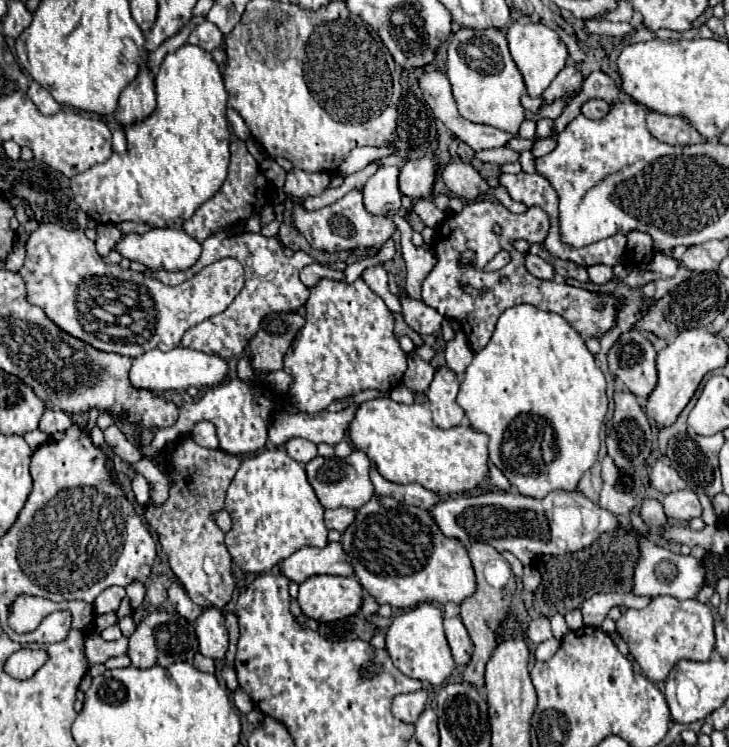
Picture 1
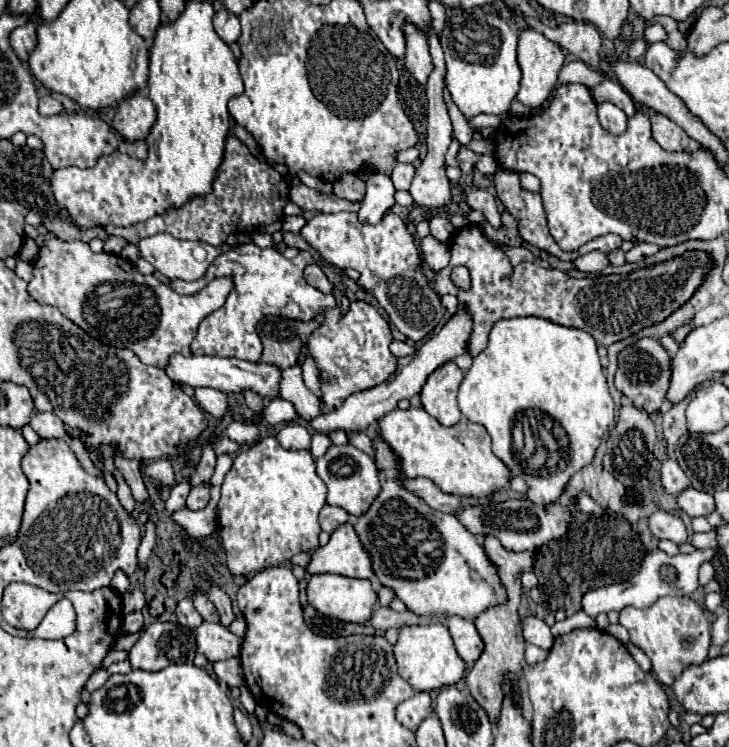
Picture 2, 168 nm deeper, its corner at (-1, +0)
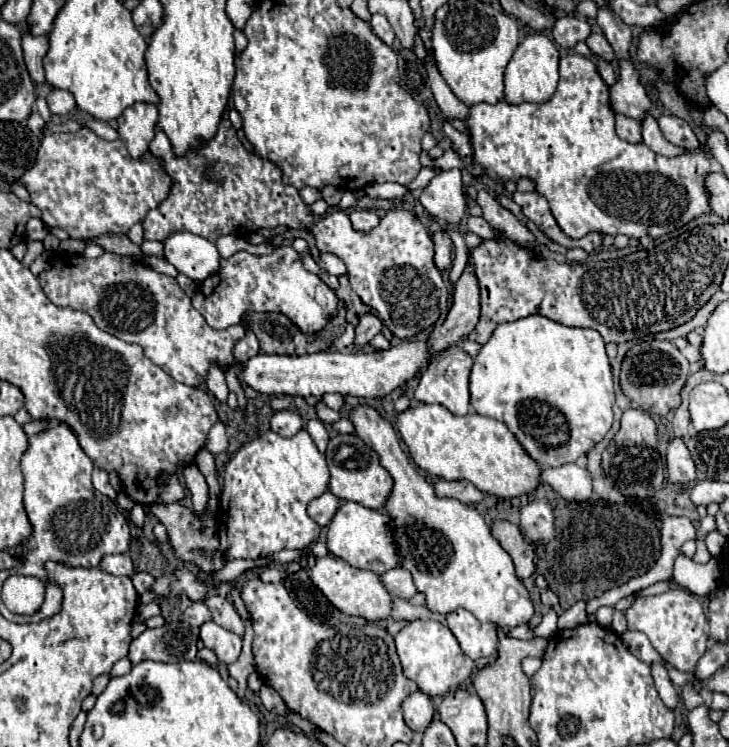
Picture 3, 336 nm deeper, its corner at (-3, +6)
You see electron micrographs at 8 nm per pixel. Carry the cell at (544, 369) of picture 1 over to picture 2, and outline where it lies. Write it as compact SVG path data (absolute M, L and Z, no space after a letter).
M535 316L499 320L493 326L487 348L473 358L473 366L461 382L459 408L467 420L487 428L493 438L493 452L515 476L521 476L529 484L527 498L539 506L555 502L569 478L593 460L601 436L613 422L613 398L593 336L585 330L559 326Z

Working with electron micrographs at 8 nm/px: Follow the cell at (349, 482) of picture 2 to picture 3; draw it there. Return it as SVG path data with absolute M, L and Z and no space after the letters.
M335 434L327 444L325 458L327 458L329 472L331 472L331 480L329 480L331 494L335 494L339 500L357 502L369 510L383 508L387 496L391 494L393 480L389 472L381 468L379 456L377 454L371 456L371 448L365 442L361 442L361 438L353 434Z

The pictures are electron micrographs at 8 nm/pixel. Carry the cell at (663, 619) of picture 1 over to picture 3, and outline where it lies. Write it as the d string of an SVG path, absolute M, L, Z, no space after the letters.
M673 586L657 596L637 598L631 608L625 610L625 618L629 622L629 630L647 634L649 642L663 656L663 660L681 672L693 672L697 660L705 654L709 636L705 632L707 618L703 606L695 594L689 594L689 590L681 586Z

